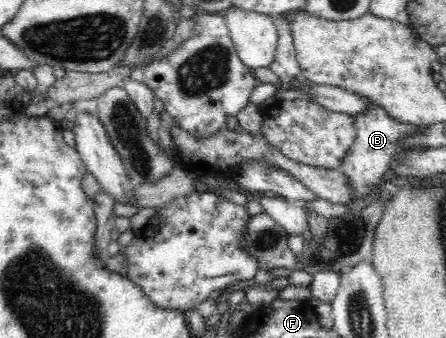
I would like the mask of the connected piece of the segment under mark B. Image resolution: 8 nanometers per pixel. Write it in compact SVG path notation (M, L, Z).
M371 105L371 109L363 115L357 115L355 119L355 128L357 128L357 137L352 147L346 153L345 158L341 159L340 171L349 182L351 188L351 203L355 201L367 201L375 198L373 186L378 186L385 178L385 171L389 165L389 159L403 152L398 144L410 134L423 132L426 127L415 127L411 124L403 124L394 121L379 105Z

